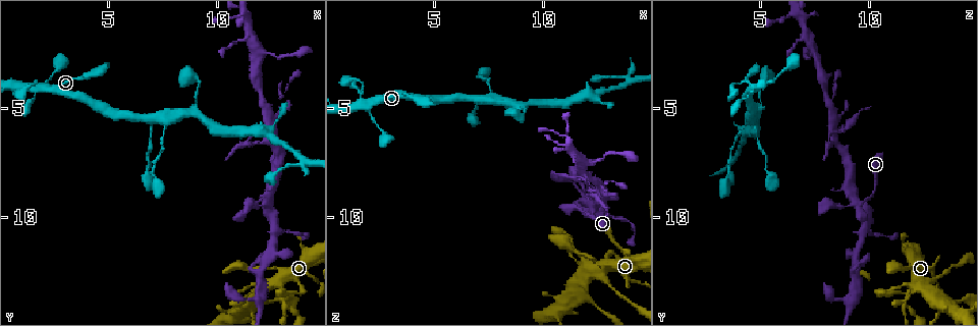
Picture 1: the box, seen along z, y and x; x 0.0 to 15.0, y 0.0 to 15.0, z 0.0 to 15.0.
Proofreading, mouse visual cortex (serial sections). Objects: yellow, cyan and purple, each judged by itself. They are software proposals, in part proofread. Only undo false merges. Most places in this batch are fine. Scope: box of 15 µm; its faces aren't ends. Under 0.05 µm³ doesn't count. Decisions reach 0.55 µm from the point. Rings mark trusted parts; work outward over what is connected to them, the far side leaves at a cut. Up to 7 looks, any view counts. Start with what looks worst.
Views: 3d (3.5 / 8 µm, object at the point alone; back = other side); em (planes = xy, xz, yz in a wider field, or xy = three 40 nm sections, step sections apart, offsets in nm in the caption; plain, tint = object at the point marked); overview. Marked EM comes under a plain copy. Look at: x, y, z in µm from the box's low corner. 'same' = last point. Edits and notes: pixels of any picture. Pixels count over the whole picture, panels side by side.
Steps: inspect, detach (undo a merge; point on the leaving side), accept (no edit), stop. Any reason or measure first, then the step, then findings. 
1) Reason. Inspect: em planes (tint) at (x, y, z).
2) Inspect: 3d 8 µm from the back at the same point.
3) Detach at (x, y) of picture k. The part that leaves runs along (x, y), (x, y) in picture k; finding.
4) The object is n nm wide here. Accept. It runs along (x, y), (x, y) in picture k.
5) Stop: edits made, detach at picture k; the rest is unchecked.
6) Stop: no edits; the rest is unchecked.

Three arms meet. Inspect: 3d 3.5 µm at (13.2, 13.9, 11.7).

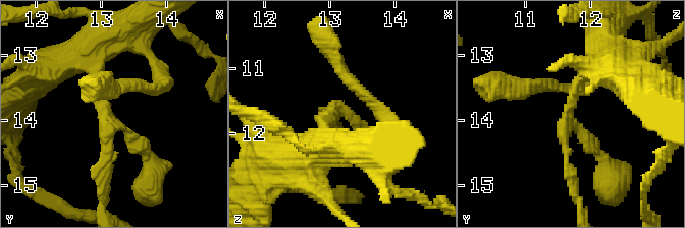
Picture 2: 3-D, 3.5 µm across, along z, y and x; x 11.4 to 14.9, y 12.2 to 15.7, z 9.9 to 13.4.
3 arms meet here; the arms are 150, 150, 200 nm wide; need the tissue. Inspect: em xy step 1 (tint) at (13.10, 14.00, 11.65).

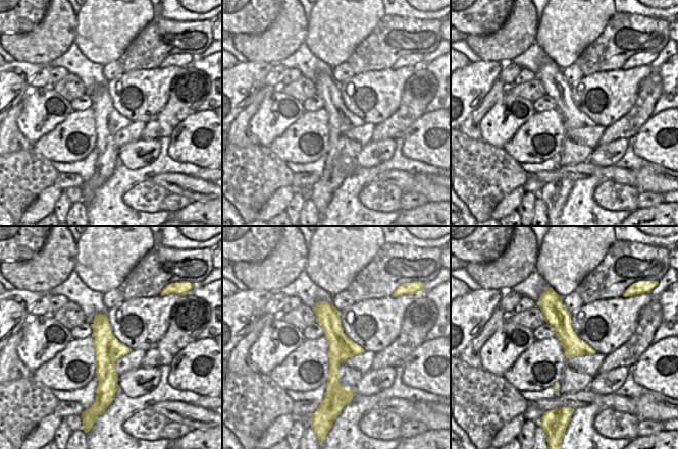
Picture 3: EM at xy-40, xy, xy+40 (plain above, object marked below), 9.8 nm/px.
Accept. It runs along (320, 303), (334, 335), (328, 393) in picture 3; continuous, no second cell.

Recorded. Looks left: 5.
Sudden change in width. Inspect: 3d 8 µm at (7.4, 5.5, 4.6).

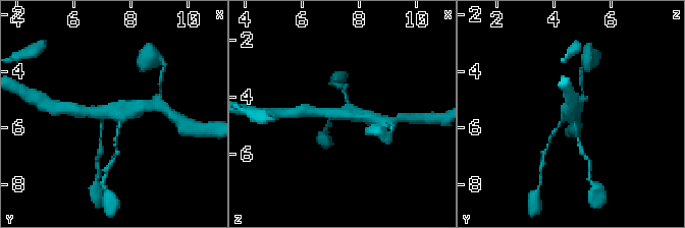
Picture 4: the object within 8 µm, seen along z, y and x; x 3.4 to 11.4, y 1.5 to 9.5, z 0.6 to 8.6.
4 arms meet here; the arms are 100, 100, 300, 400 nm wide; need the tissue. Inspect: em xy step 2 (tint) at (7.5, 5.4, 4.5).

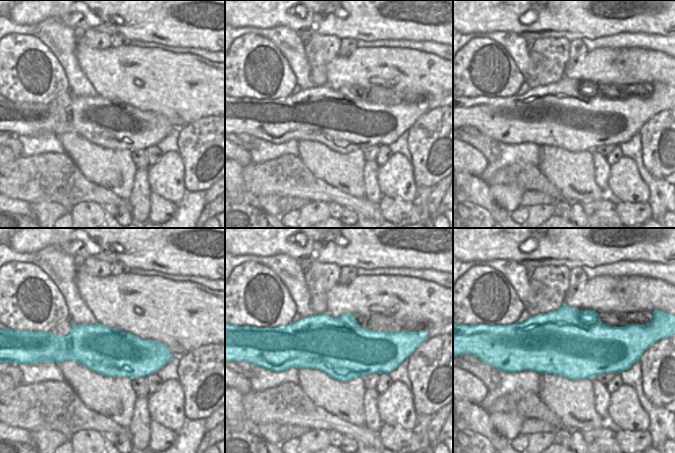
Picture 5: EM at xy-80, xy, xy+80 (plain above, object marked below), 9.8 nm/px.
Accept. It runs along (315, 111), (346, 113), (374, 119) in picture 4; all the same cell.

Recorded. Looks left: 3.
Three-way junction. Inspect: 3d 8 µm at (13.9, 7.5, 3.8).

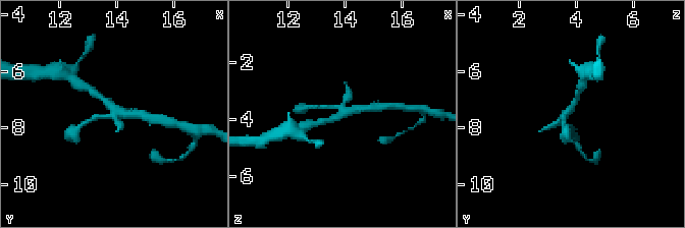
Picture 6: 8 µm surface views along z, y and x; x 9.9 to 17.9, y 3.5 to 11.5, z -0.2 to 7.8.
Zoom in. Inspect: 3d 3.5 µm at (13.9, 7.4, 3.8).

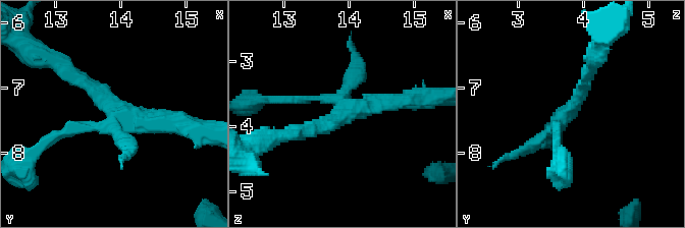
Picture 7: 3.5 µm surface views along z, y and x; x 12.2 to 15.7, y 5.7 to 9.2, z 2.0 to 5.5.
Need the tissue. Inspect: em xy step 1 (tint) at (13.90, 7.40, 3.75).

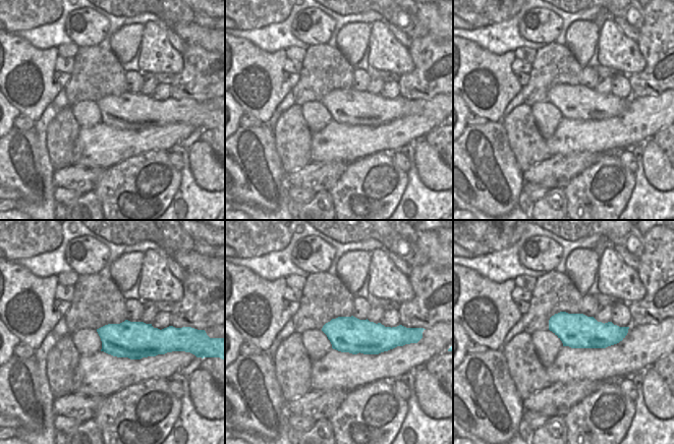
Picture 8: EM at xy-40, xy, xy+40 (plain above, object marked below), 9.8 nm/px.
Accept. It runs along (590, 67), (556, 133) in picture 7; all the same cell.

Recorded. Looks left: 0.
Stop: no edits; the rest is unchecked.

